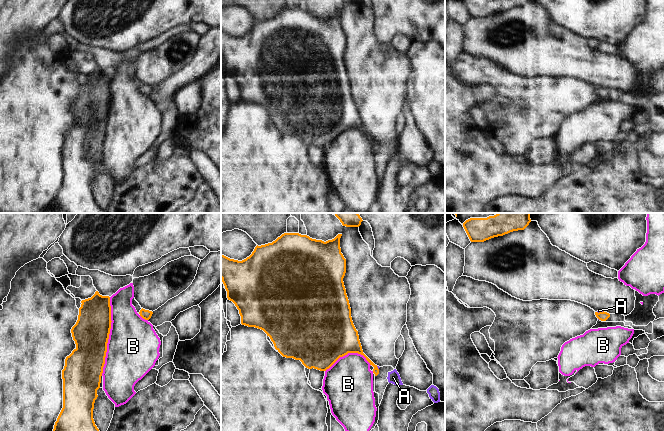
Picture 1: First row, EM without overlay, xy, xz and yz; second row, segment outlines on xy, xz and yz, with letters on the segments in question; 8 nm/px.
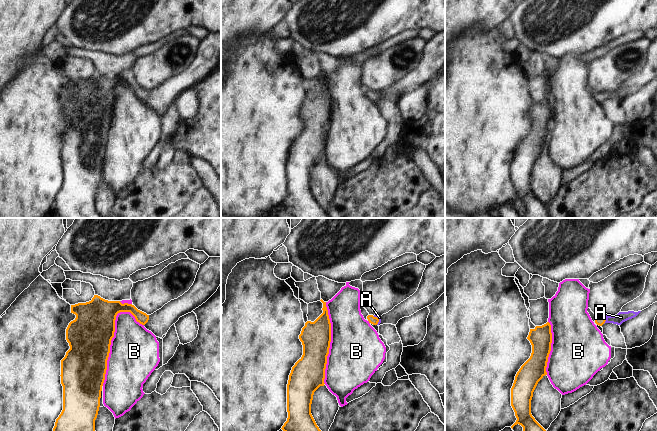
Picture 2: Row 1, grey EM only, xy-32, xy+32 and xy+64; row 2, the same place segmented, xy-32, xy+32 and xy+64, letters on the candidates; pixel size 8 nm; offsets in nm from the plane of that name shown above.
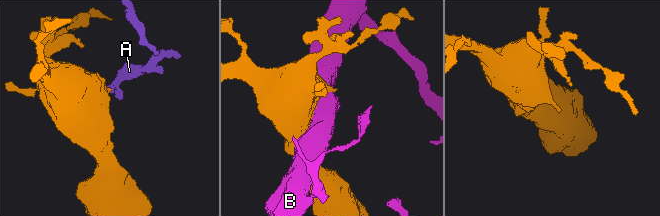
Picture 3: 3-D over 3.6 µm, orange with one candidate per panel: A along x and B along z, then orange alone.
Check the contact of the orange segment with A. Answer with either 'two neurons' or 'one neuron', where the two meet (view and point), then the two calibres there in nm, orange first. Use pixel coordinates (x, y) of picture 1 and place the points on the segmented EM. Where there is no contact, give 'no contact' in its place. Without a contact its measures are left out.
one neuron; contact yz (600, 312); calibres 80 and 20 nm

